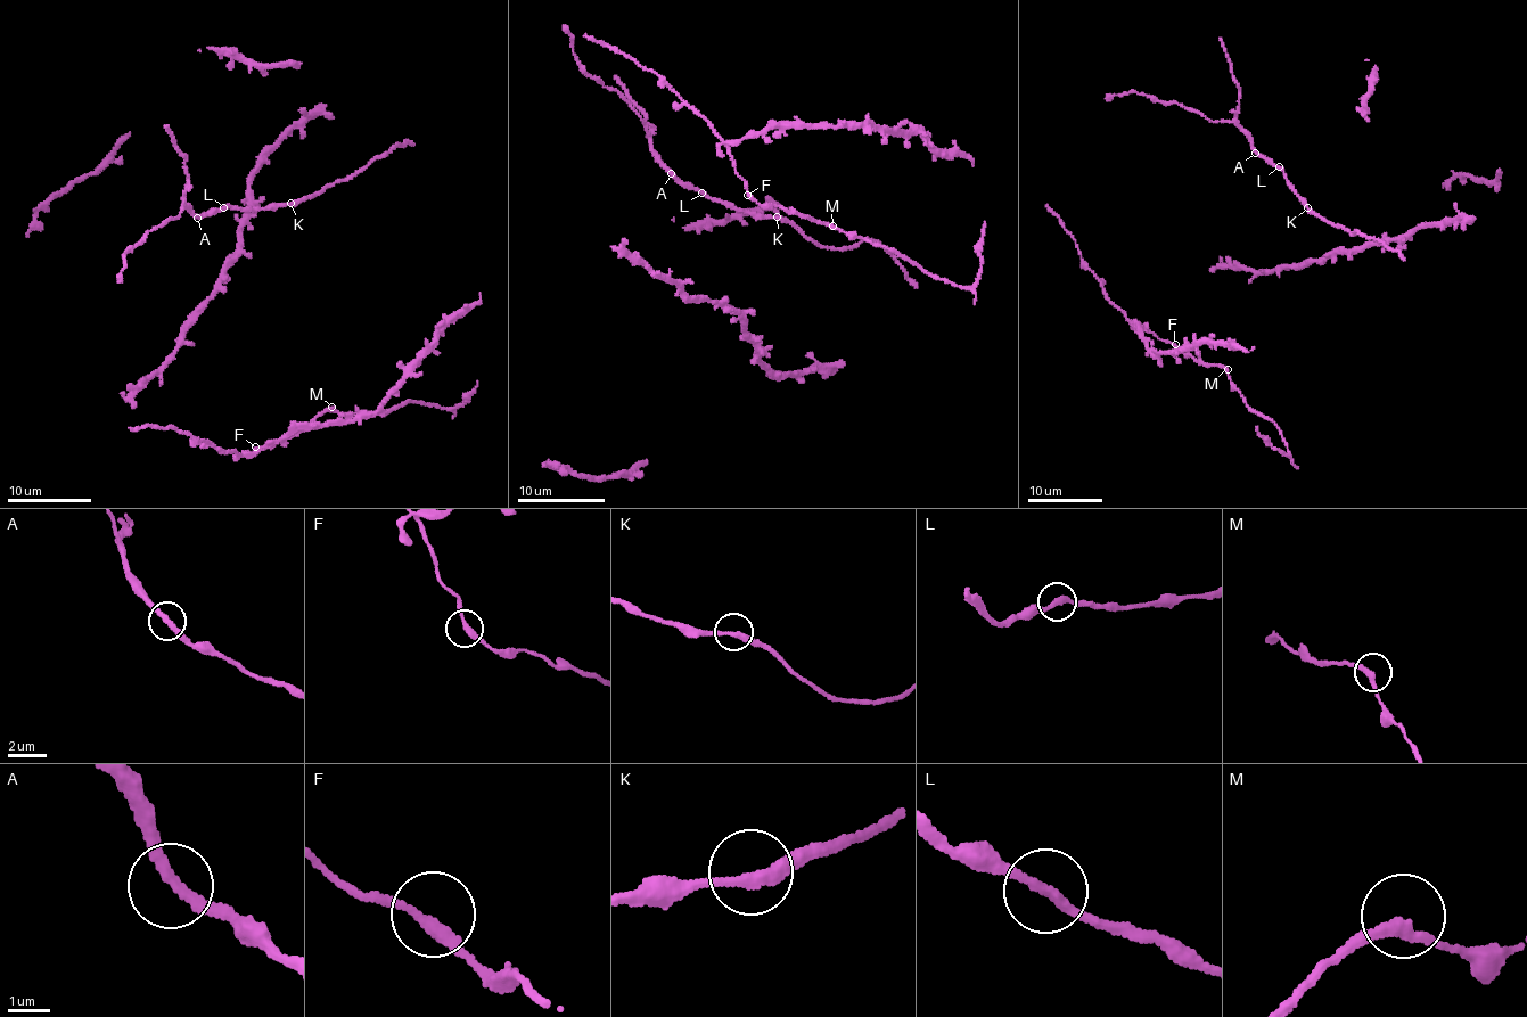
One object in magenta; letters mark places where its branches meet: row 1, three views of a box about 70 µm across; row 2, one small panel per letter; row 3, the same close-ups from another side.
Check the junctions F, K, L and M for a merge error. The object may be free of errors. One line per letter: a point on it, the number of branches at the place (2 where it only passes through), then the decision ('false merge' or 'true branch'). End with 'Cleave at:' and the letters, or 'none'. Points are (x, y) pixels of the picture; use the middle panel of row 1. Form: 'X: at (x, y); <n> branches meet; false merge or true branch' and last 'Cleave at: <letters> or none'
F: at (747, 195); 2 branches meet; true branch
K: at (777, 216); 2 branches meet; true branch
L: at (702, 193); 2 branches meet; true branch
M: at (832, 226); 2 branches meet; true branch
Cleave at: none

